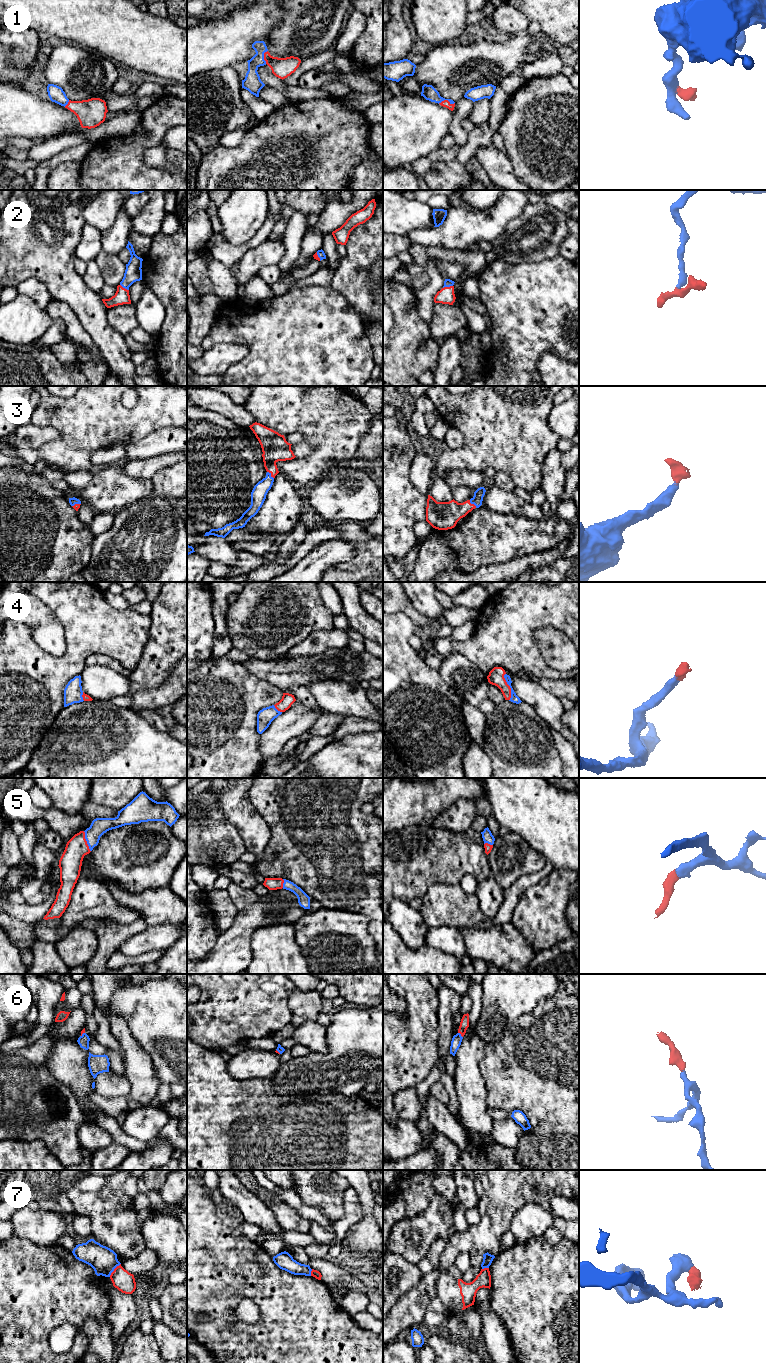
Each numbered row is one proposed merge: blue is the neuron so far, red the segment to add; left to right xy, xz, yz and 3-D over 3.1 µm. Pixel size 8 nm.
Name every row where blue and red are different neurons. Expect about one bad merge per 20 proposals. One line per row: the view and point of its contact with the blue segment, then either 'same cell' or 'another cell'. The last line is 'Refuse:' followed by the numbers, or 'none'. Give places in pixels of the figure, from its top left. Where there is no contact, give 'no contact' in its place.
1: yz (446, 99) | same cell
2: yz (447, 286) | same cell
3: xz (270, 475) | same cell
4: yz (510, 687) | same cell
5: xy (86, 840) | same cell
6: yz (460, 1035) | same cell
7: xy (113, 1270) | another cell
Refuse: 7

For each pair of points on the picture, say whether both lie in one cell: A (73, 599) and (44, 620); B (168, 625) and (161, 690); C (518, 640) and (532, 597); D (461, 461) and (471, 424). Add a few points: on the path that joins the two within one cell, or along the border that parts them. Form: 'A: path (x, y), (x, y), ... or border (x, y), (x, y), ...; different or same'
A: border (37, 597), (63, 627), (64, 635); different
B: border (176, 663), (161, 682), (153, 687), (140, 689); different
C: path (518, 629), (518, 611), (521, 608); same
D: path (470, 452), (471, 433); same

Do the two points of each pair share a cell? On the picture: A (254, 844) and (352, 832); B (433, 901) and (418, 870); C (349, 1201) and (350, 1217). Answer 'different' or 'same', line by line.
A: different
B: different
C: same

